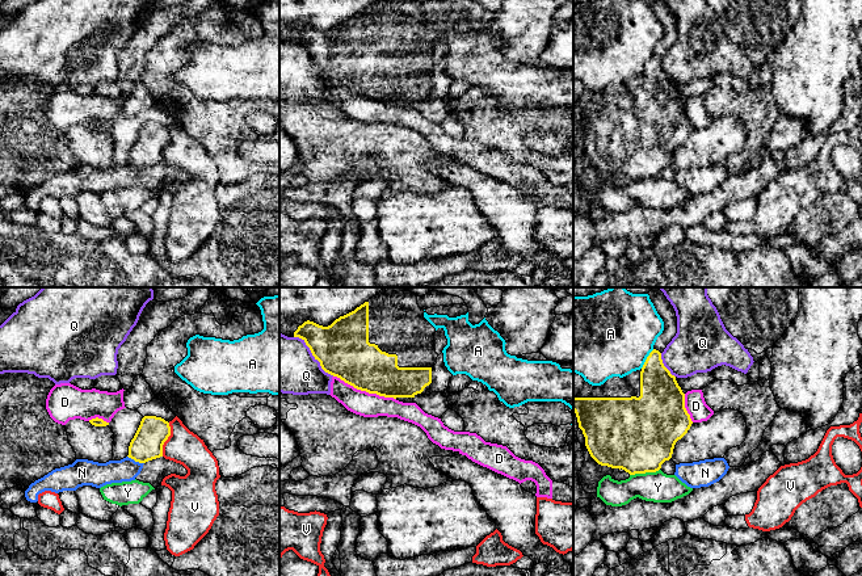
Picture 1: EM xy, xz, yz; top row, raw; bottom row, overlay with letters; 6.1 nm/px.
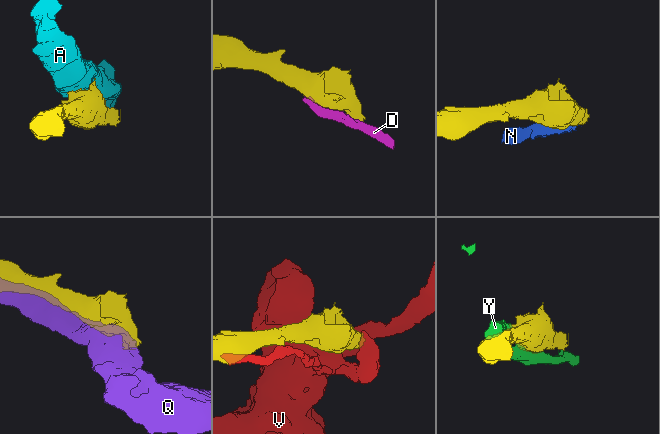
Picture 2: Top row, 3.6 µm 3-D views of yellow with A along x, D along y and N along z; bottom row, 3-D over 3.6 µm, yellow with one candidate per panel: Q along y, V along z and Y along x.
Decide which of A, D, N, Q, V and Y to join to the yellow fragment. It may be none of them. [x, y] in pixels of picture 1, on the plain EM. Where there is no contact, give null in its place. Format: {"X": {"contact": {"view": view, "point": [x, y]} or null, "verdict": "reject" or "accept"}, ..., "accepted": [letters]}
{"A": {"contact": {"view": "yz", "point": [647, 64]}, "verdict": "reject"}, "D": {"contact": {"view": "xz", "point": [365, 96]}, "verdict": "reject"}, "N": {"contact": {"view": "xy", "point": [135, 167]}, "verdict": "reject"}, "Q": {"contact": {"view": "xz", "point": [312, 61]}, "verdict": "reject"}, "V": {"contact": {"view": "xy", "point": [167, 144]}, "verdict": "reject"}, "Y": {"contact": {"view": "yz", "point": [644, 179]}, "verdict": "reject"}, "accepted": []}

